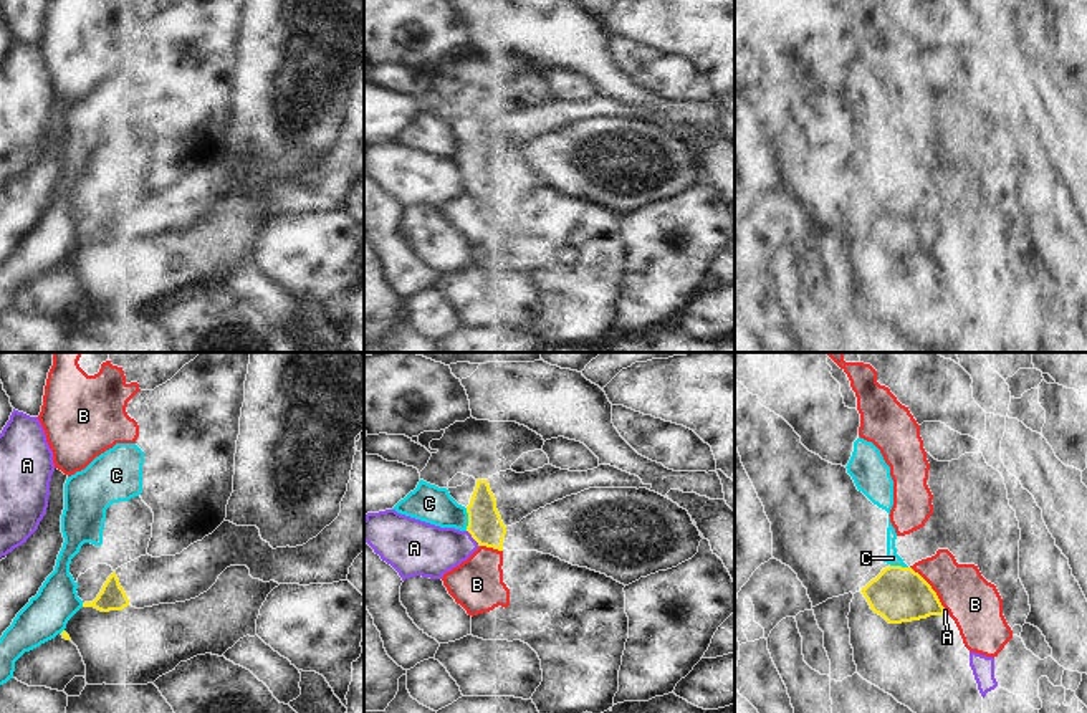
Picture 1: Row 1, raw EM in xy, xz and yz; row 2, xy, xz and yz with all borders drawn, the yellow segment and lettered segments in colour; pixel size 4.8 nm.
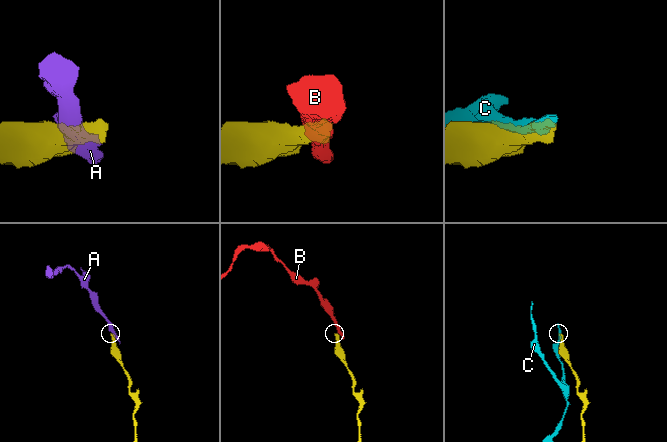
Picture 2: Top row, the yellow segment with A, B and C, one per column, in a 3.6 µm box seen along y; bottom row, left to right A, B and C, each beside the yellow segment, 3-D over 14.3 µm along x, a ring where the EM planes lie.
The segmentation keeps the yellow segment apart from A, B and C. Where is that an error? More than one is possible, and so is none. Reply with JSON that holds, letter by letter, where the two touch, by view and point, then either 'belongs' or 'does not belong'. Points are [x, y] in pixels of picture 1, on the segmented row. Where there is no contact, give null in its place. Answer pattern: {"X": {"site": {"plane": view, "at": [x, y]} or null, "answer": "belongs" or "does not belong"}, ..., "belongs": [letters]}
{"A": {"site": {"plane": "xz", "at": [472, 536]}, "answer": "does not belong"}, "B": {"site": {"plane": "yz", "at": [930, 588]}, "answer": "does not belong"}, "C": {"site": {"plane": "xz", "at": [469, 520]}, "answer": "does not belong"}, "belongs": []}

